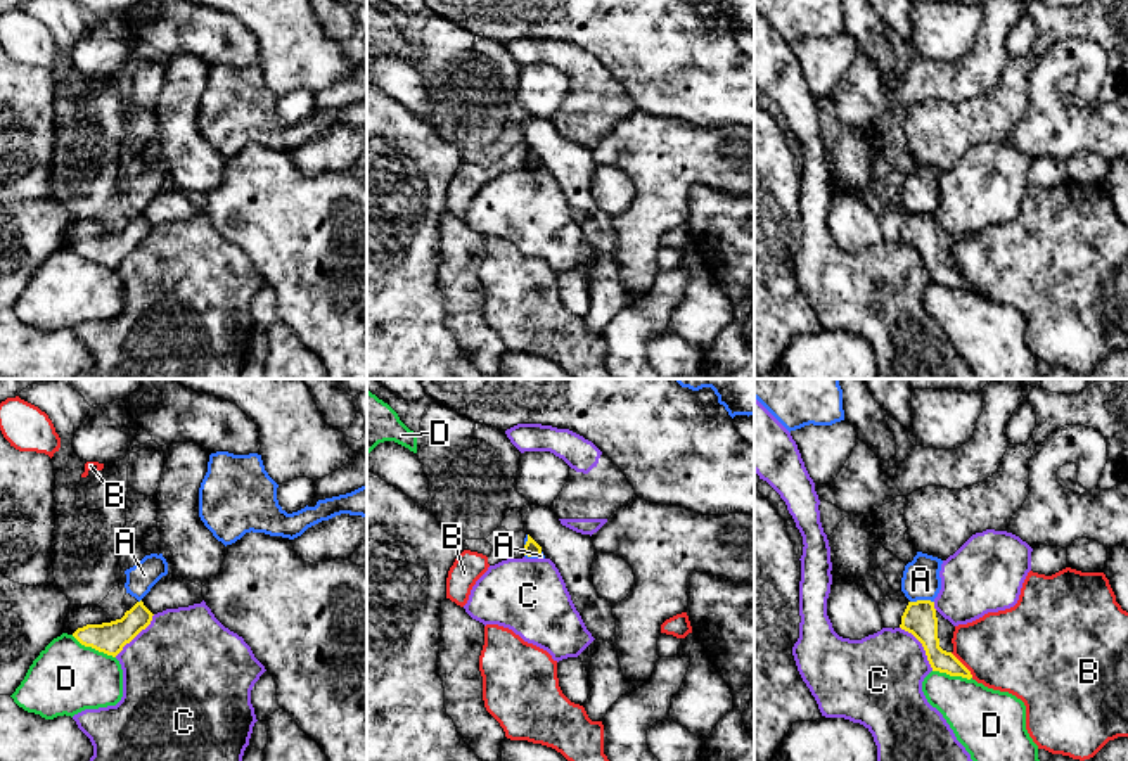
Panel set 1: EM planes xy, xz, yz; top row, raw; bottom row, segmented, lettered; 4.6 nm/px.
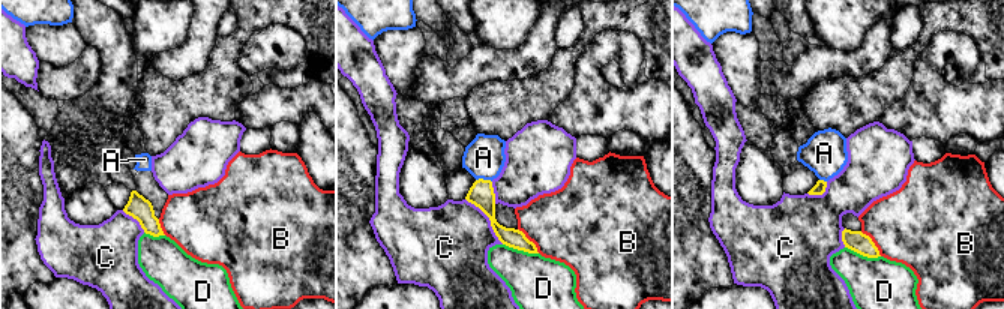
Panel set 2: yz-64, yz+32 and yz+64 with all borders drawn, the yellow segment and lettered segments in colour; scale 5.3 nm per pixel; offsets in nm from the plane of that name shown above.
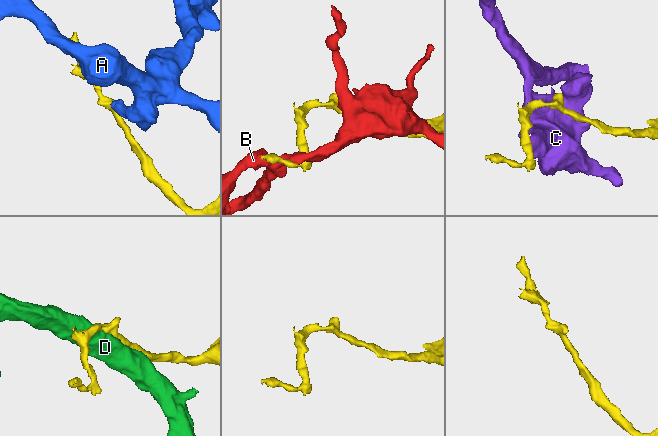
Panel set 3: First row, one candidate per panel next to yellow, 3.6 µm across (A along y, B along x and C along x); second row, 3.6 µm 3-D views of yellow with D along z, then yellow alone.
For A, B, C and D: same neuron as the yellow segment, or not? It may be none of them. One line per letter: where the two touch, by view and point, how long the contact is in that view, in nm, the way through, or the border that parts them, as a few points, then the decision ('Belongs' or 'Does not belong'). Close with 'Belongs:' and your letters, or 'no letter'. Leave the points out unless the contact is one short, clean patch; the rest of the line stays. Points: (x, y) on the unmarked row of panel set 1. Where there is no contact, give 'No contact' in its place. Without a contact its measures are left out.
A: Touches yellow at yz (921, 213). Shared border 110 nm. Boundary: yz (933, 213), (910, 215). Does not belong
B: Touches yellow at yz (962, 277). Shared border 160 nm. Does not belong
C: Touches yellow at yz (922, 258). Shared border 260 nm. Does not belong
D: Touches yellow at xy (94, 260). Shared border 240 nm. Does not belong
Belongs: no letter

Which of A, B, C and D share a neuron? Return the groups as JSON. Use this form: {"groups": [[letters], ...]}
{"groups": [["A"], ["B"], ["C"], ["D"]]}

